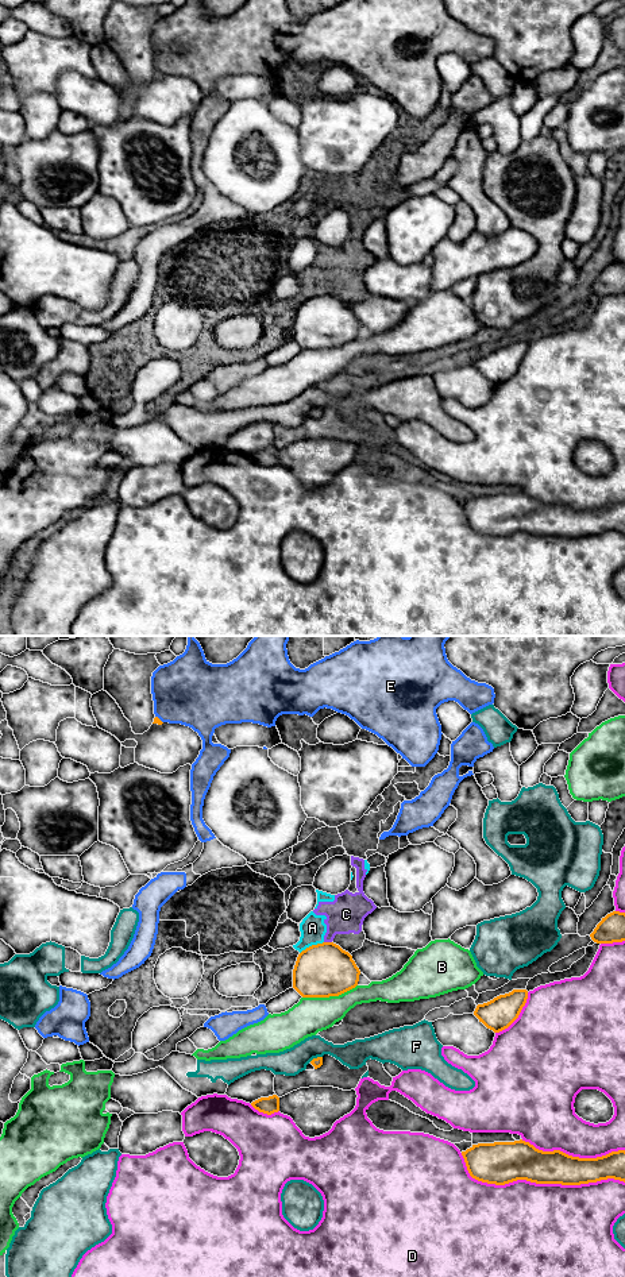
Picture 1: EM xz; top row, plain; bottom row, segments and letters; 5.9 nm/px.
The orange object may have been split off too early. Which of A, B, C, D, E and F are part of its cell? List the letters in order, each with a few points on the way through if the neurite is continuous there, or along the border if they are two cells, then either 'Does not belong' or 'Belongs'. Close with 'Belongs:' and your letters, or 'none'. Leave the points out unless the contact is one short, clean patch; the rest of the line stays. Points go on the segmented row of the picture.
A: Boundary: xz (323, 941), (307, 946), (300, 953). Does not belong
B: Does not belong
C: Boundary: xz (324, 941), (331, 942). Does not belong
D: Does not belong
E: Does not belong
F: Does not belong
Belongs: none

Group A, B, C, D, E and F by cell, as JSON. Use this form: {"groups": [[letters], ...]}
{"groups": [["A", "C"], ["B"], ["D"], ["E"], ["F"]]}

